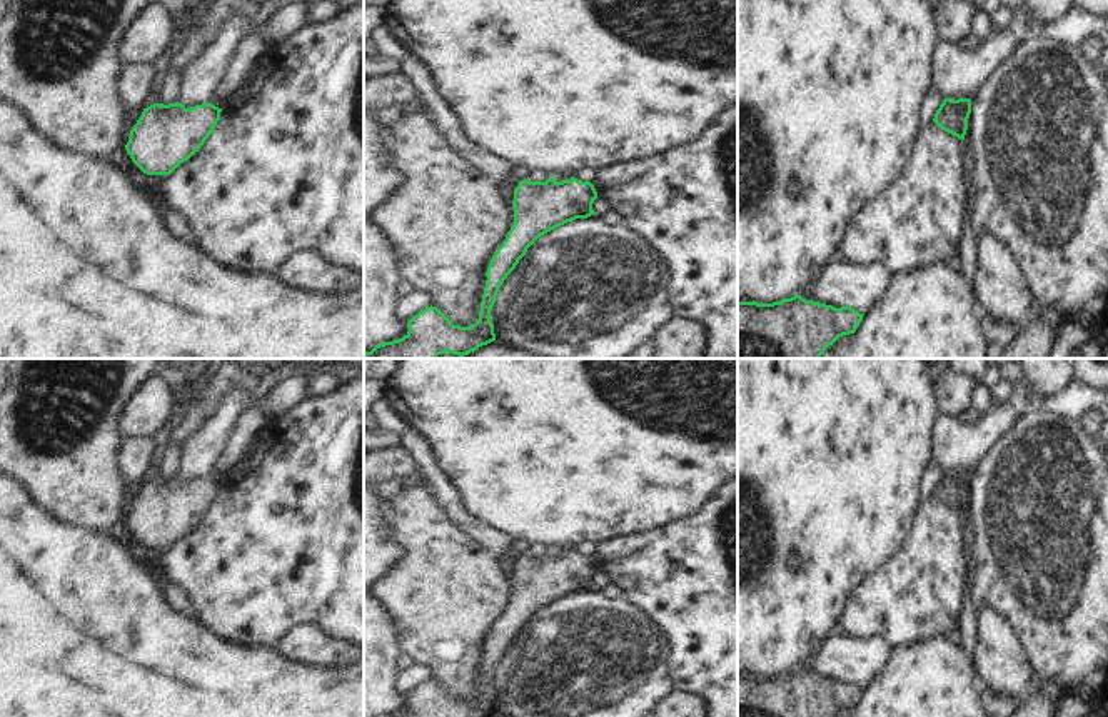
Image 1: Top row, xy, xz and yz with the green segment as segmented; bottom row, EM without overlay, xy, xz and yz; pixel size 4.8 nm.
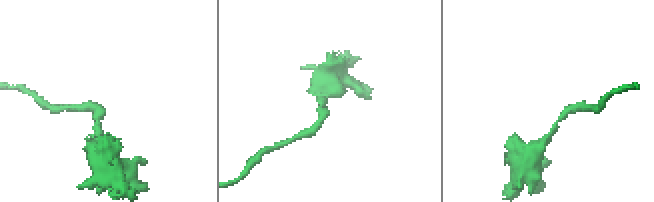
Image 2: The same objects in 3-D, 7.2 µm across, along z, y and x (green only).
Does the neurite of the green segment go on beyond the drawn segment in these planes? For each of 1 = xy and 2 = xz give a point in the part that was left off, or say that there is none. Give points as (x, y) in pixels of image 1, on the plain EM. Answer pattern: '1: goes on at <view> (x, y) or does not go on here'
1: does not go on here
2: does not go on here

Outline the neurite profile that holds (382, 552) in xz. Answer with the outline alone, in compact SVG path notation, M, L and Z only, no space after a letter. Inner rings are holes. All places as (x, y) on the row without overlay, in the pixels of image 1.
M364 480L364 595L407 557L407 547L392 537L395 500L384 499L377 487Z

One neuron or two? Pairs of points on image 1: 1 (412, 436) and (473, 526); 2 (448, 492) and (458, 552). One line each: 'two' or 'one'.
1: one
2: two

